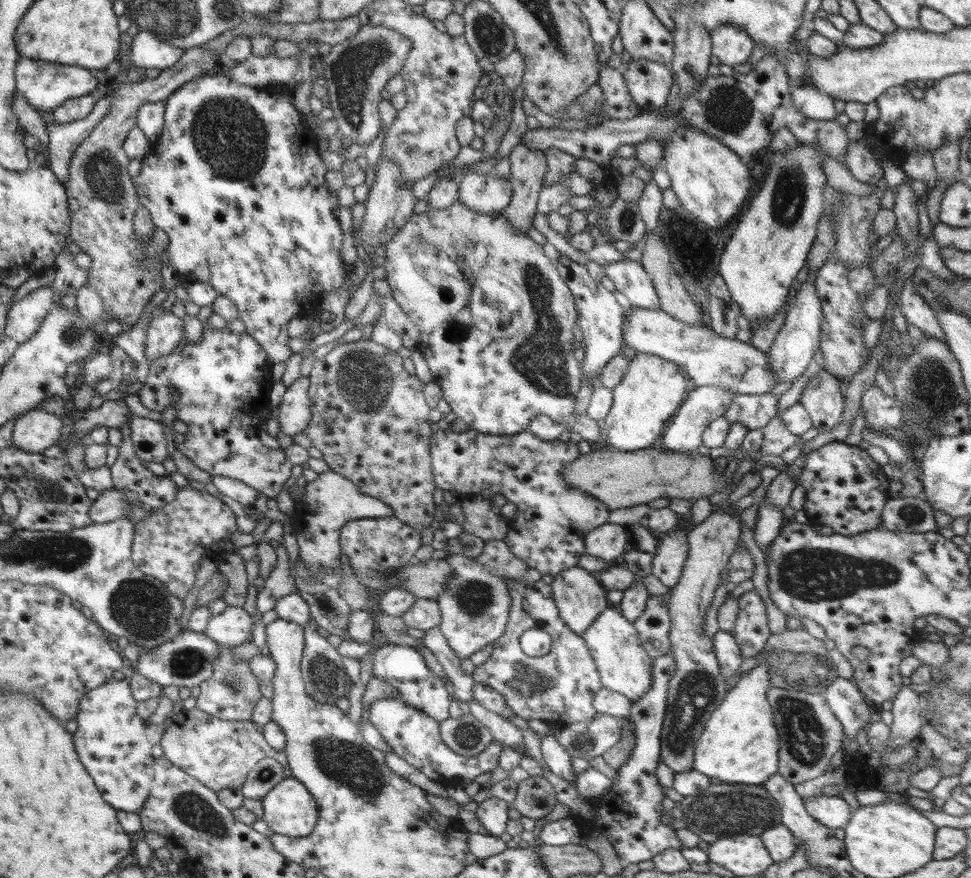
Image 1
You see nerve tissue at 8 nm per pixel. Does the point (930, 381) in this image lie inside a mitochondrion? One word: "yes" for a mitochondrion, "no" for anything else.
yes

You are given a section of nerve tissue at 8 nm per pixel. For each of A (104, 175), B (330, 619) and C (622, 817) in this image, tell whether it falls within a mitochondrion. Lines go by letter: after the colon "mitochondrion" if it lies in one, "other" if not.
A: mitochondrion
B: other
C: other

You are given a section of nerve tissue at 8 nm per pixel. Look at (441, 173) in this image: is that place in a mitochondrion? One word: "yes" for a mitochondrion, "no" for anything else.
no

